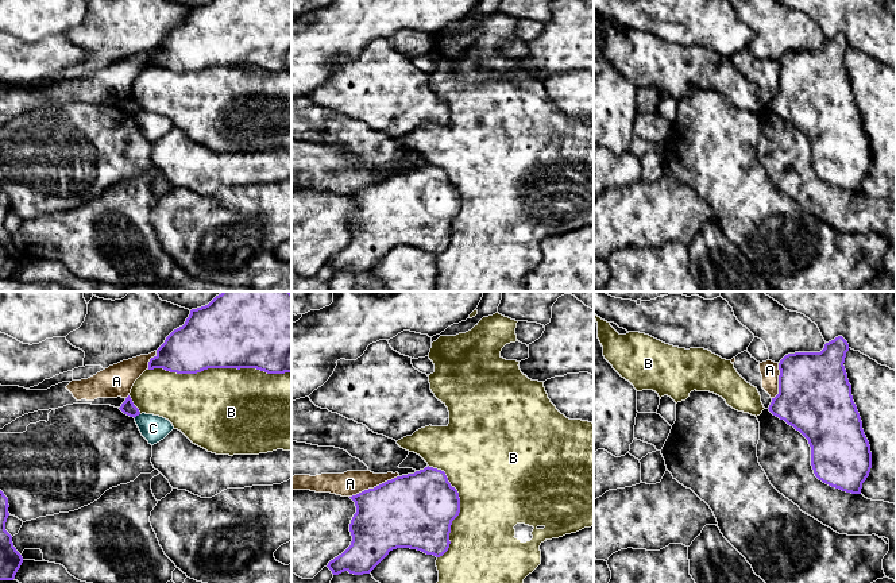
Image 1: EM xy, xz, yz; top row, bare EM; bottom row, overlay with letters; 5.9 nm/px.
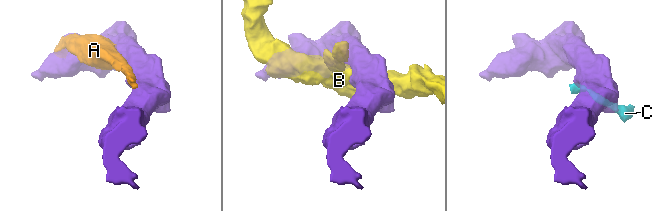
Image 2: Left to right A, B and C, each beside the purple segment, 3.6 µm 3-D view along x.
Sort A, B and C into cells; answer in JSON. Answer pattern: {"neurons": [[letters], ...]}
{"neurons": [["A"], ["B"], ["C"]]}

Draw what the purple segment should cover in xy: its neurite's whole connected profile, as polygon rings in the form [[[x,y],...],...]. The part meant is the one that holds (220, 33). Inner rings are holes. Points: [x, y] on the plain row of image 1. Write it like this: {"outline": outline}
{"outline": [[[209,0],[192,7],[185,22],[174,27],[150,57],[148,67],[197,72],[208,66],[256,66],[267,72],[291,70],[291,0]]]}

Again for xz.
{"outline": [[[428,163],[349,196],[356,204],[349,221],[352,239],[341,252],[328,260],[327,265],[333,273],[344,269],[354,273],[370,271],[397,246],[417,247],[436,255],[448,248],[451,223],[460,211],[460,196],[444,169]]]}

